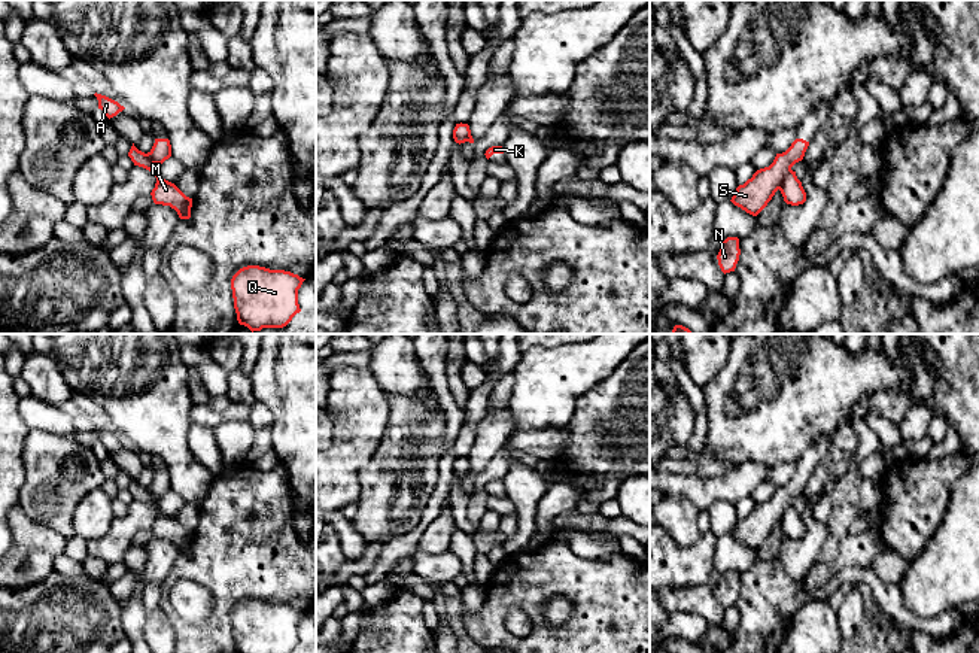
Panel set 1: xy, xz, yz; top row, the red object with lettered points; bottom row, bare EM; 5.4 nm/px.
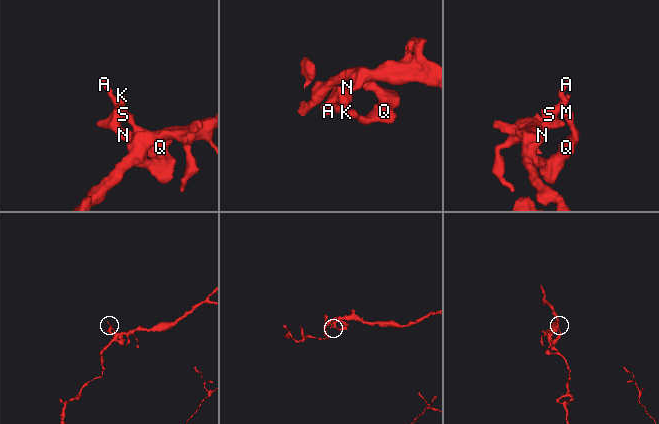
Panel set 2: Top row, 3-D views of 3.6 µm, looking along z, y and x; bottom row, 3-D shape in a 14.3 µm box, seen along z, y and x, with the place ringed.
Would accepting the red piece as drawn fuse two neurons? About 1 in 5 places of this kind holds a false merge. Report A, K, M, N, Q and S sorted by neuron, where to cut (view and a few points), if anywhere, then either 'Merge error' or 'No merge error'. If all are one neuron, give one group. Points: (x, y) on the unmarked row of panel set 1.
Groups: A K M N Q S. No split. No merge error

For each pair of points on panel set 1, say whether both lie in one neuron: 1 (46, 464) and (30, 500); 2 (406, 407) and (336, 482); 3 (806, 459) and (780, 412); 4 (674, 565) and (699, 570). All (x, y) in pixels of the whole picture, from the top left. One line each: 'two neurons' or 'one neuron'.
1: one neuron
2: two neurons
3: two neurons
4: one neuron

